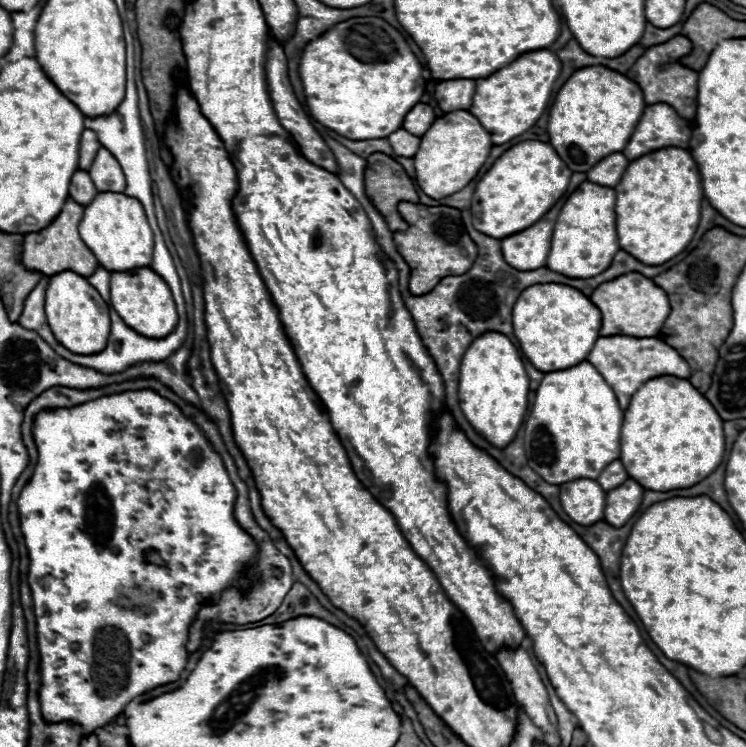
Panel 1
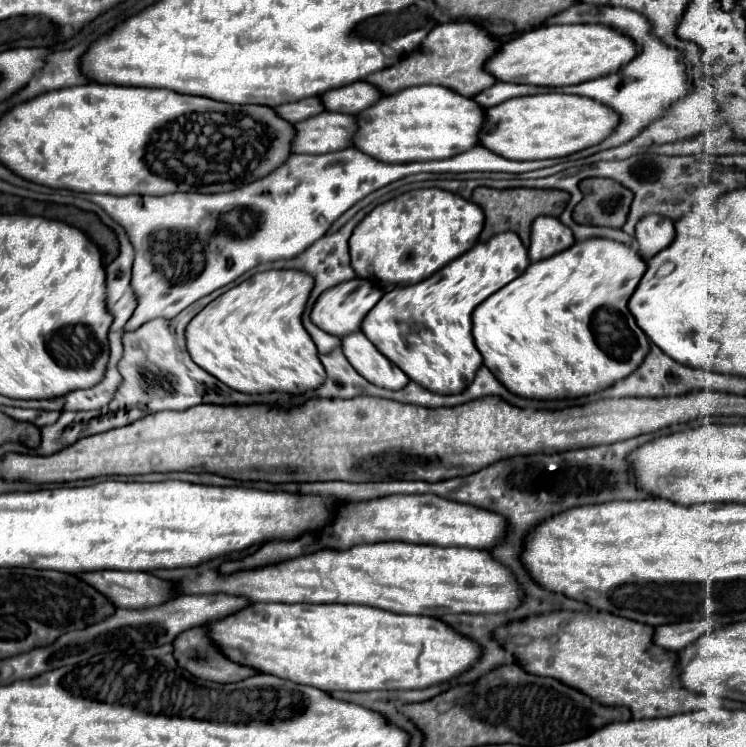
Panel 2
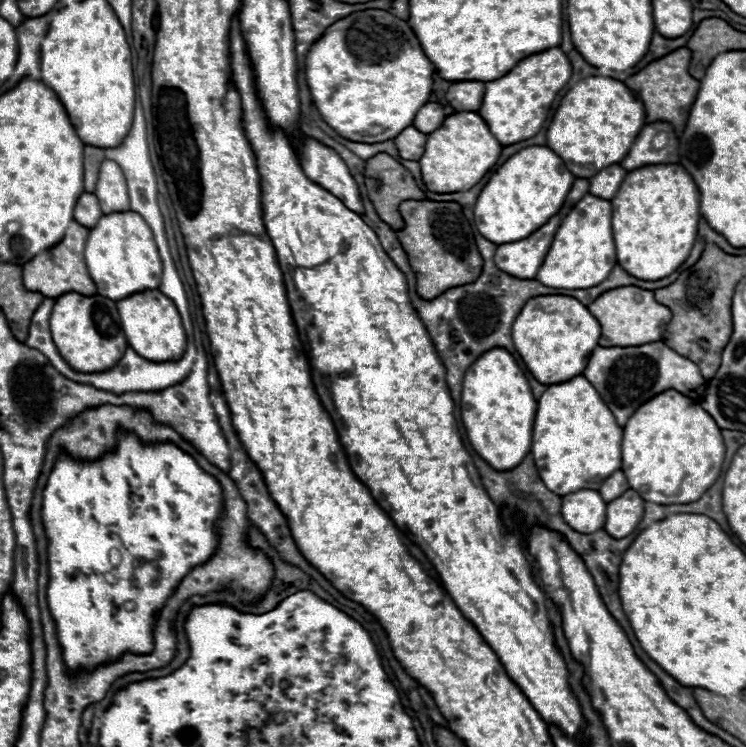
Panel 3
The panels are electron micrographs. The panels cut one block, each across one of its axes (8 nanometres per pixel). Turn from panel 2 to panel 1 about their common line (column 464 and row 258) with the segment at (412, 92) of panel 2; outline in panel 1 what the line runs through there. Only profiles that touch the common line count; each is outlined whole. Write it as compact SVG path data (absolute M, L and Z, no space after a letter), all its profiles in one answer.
M98 192L90 204L84 206L82 220L78 224L80 238L98 258L98 262L110 272L126 272L132 268L150 266L154 240L148 226L142 204L122 192Z

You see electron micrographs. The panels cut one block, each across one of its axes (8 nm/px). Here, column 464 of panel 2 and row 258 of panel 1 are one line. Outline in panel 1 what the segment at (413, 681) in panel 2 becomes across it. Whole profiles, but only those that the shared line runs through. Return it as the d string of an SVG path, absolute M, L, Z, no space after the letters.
M662 148L662 152L632 160L614 190L616 232L622 250L642 260L642 264L664 264L690 244L700 222L704 190L700 170L688 150Z

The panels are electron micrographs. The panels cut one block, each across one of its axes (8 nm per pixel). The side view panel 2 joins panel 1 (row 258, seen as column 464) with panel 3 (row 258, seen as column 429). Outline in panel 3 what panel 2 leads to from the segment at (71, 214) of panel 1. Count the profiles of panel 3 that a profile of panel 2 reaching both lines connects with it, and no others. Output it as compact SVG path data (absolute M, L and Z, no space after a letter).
M72 220L70 228L66 230L66 236L50 250L38 254L34 260L22 267L22 276L24 276L24 286L30 292L40 292L46 298L58 298L66 292L78 292L84 296L94 296L96 288L94 282L90 280L88 268L84 264L84 246L88 238L88 228L80 226L76 220Z

